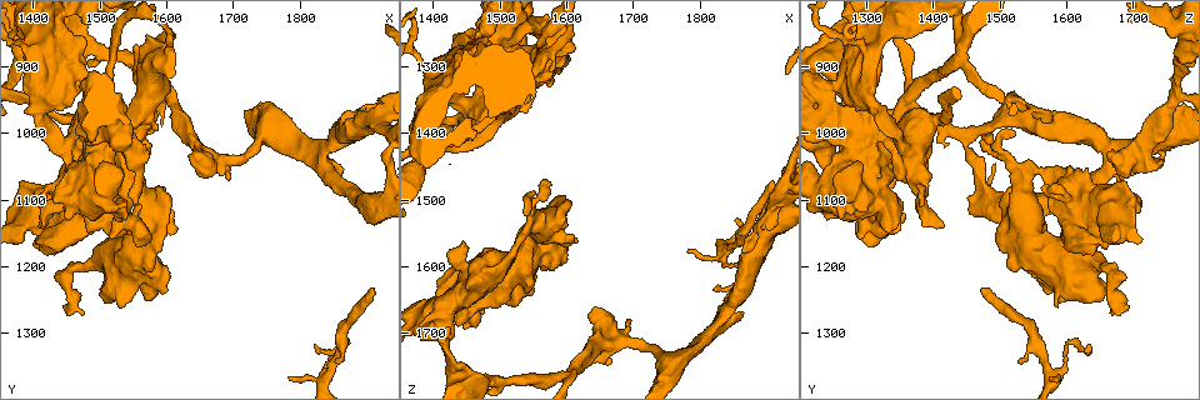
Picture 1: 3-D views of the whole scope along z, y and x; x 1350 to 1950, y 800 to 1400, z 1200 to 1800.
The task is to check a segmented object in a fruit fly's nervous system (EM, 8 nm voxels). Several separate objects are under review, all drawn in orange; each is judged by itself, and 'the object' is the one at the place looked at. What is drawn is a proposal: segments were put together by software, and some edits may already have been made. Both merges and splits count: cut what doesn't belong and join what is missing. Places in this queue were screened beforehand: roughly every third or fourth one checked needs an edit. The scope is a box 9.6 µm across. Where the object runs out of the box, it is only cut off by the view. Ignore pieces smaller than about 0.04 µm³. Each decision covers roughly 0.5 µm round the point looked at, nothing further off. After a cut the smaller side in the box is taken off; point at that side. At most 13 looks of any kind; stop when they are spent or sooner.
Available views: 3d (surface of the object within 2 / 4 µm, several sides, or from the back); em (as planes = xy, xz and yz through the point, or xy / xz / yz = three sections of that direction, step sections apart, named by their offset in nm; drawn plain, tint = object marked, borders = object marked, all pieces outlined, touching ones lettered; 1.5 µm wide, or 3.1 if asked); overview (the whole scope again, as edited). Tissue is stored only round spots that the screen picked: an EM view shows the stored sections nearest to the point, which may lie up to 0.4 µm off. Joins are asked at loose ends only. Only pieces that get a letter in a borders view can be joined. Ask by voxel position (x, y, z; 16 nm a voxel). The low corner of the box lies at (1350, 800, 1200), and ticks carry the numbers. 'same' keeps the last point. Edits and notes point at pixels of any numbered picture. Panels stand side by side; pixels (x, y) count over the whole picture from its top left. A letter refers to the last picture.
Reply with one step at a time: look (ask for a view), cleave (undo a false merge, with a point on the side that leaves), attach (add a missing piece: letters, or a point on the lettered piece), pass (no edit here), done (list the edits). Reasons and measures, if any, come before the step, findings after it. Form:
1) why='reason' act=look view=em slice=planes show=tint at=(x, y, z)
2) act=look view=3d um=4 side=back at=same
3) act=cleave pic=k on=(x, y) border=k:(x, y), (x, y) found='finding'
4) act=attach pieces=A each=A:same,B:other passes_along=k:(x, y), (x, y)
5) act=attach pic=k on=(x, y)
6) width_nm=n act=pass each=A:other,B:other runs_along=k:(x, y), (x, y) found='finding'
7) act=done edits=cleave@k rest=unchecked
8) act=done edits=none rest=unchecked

why='an open end' act=look view=em slice=xy step=4 show=tint at=(1860, 1070, 1680)

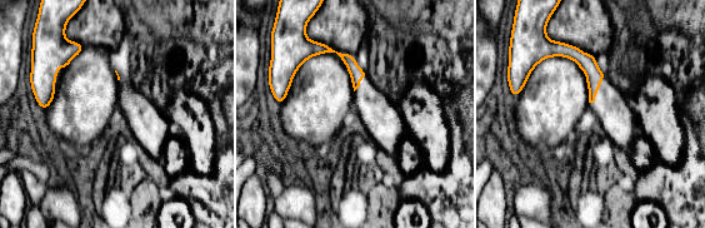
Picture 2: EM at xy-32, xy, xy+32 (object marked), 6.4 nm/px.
act=look view=em slice=planes show=tint at=same

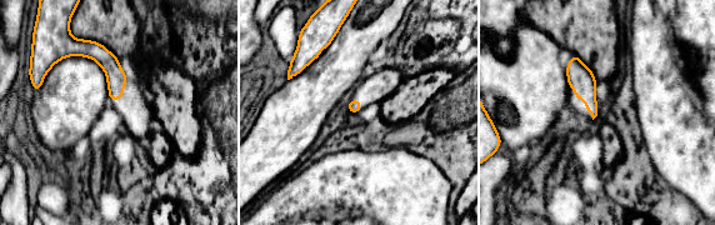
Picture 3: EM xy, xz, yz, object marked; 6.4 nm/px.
why='what lies round it' act=look view=em slice=planes show=borders at=same

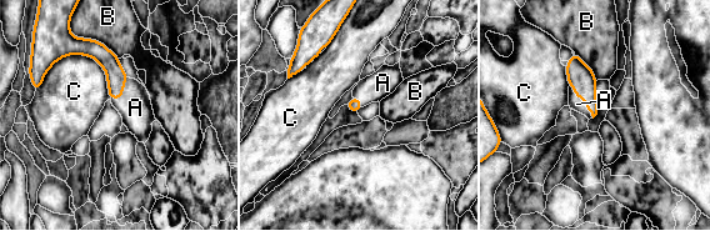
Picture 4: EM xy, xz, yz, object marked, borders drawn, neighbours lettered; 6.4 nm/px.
act=attach pieces=A each=A:same,B:other,C:other passes_along=4:(580, 76), (584, 100), (576, 104) found='it goes on there'

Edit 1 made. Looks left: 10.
why='sudden change in width' act=look view=em slice=yz step=4 show=tint at=(1480, 955, 1235)

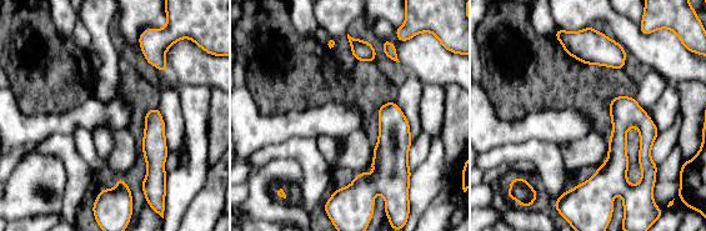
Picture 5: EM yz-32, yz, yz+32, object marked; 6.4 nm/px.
act=look view=em slice=planes show=borders at=same

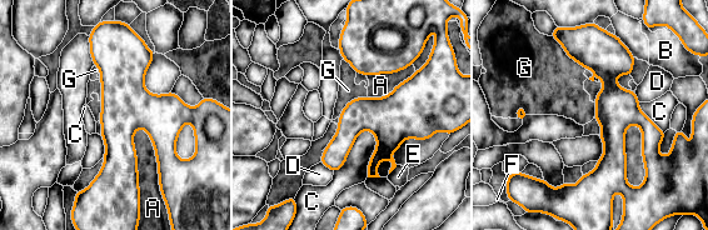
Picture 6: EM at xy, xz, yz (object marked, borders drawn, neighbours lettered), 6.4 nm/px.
act=pass each=A:other,B:other,C:other,D:other,E:other,F:other,G:other border=6:(553, 36), (563, 50), (586, 69) found='all the same cell'

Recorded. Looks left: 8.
why='stops while still wide' act=look view=em slice=planes show=borders at=(1555, 1090, 1325)

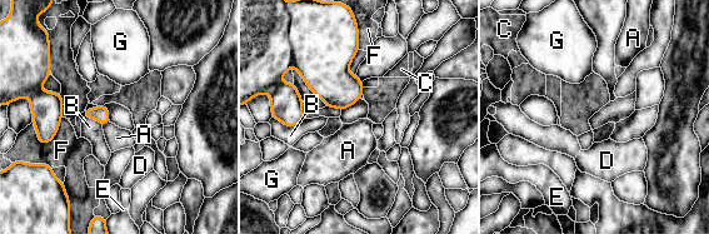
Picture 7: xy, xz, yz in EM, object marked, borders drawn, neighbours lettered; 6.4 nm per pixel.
act=pass each=A:other,B:other,C:other,D:other,E:other,F:other,G:other border=7:(109, 120), (103, 125) found='none of them fits'

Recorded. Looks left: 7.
why='long arm stops here' act=look view=em slice=planes show=tint at=(1450, 1260, 1690)

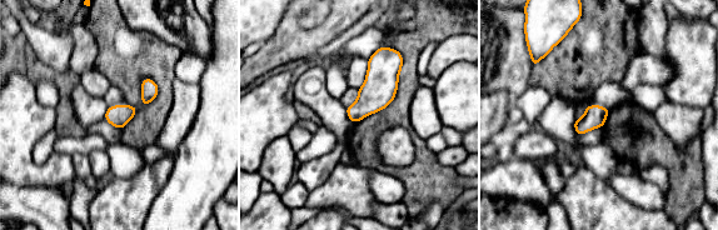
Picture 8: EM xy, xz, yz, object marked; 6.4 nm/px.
act=look view=em slice=planes show=borders at=same

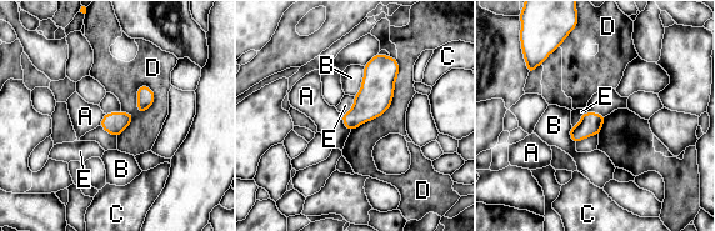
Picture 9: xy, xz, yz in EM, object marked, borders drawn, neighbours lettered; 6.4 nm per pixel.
longest_contact=D:550nm act=pass each=A:other,B:other,C:other,D:other,E:other found='no lettered piece goes on from it'

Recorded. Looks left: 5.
act=look view=3d um=2 at=(1910, 1240, 1470)

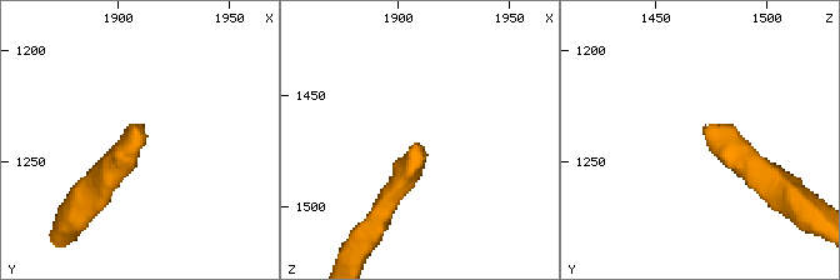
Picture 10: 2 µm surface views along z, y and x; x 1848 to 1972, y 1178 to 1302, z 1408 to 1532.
why='need the tissue' act=look view=em slice=yz step=8 show=tint at=(1909, 1238, 1471)

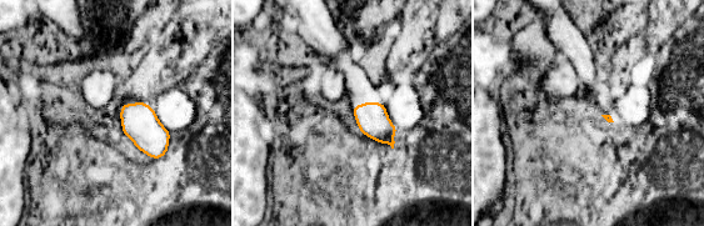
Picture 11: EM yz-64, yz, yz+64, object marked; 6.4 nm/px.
act=look view=em slice=xy step=4 show=borders at=same

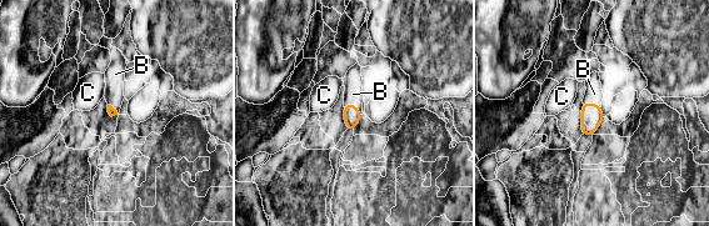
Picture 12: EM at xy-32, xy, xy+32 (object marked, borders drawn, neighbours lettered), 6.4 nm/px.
act=attach pieces=B each=B:same,C:other passes_along=12:(351, 115), (354, 105), (353, 94) found='it goes on there'

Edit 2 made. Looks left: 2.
act=done edits=attach@4,attach@12 rest=unchecked

